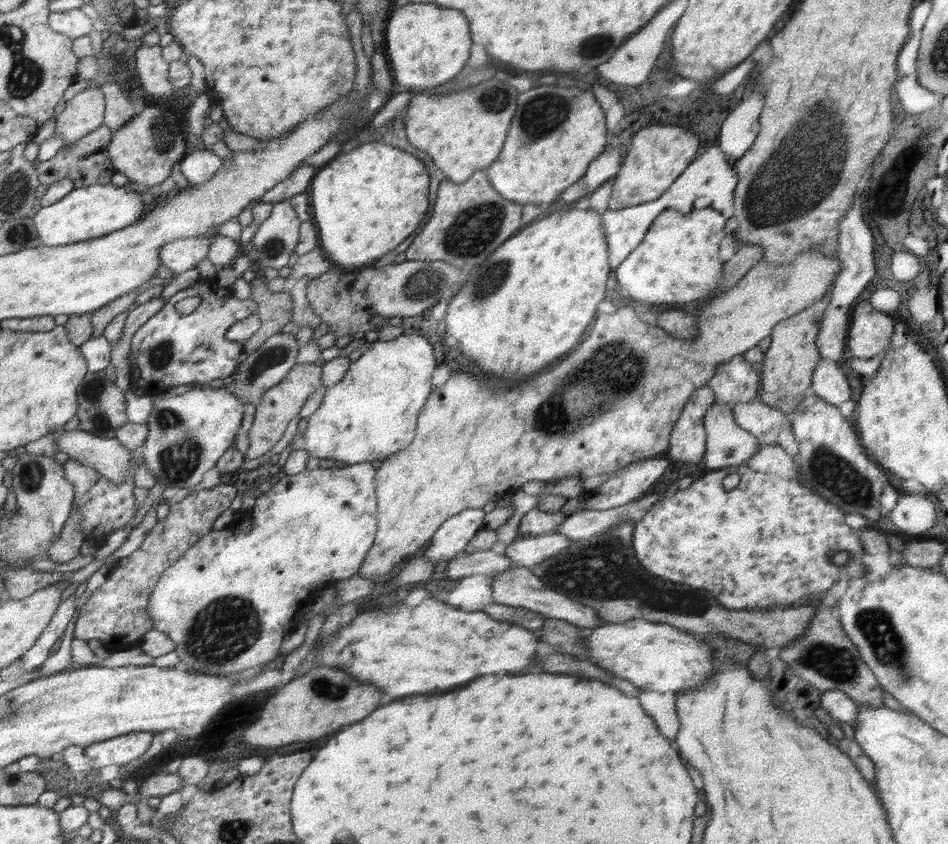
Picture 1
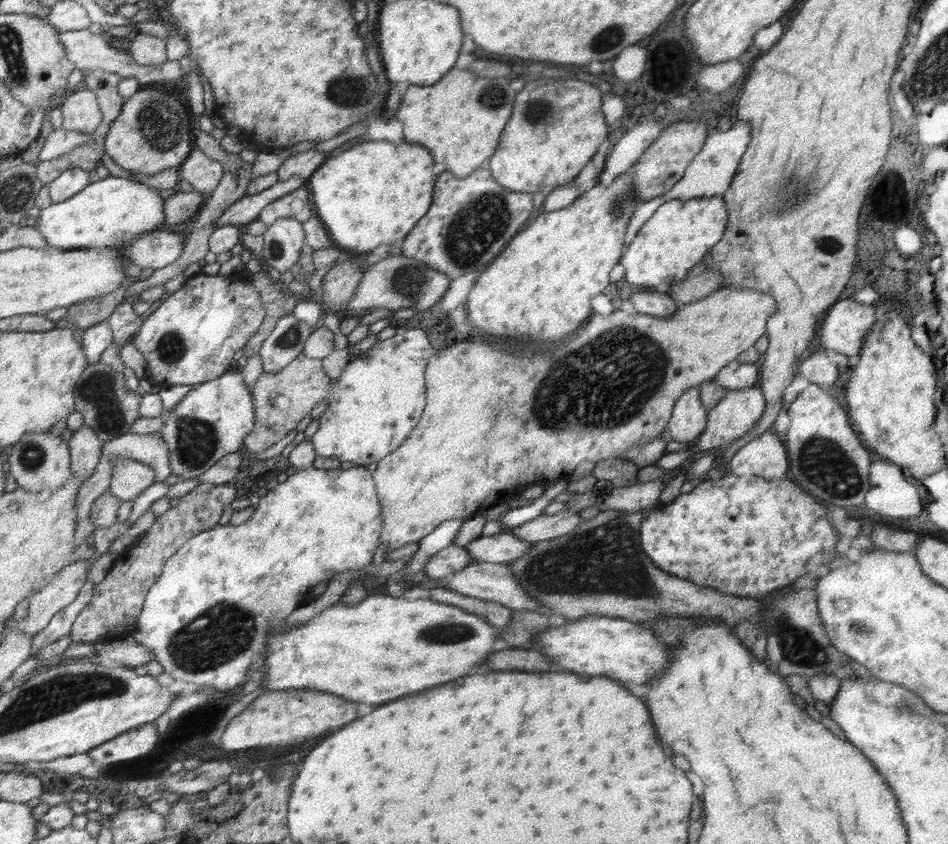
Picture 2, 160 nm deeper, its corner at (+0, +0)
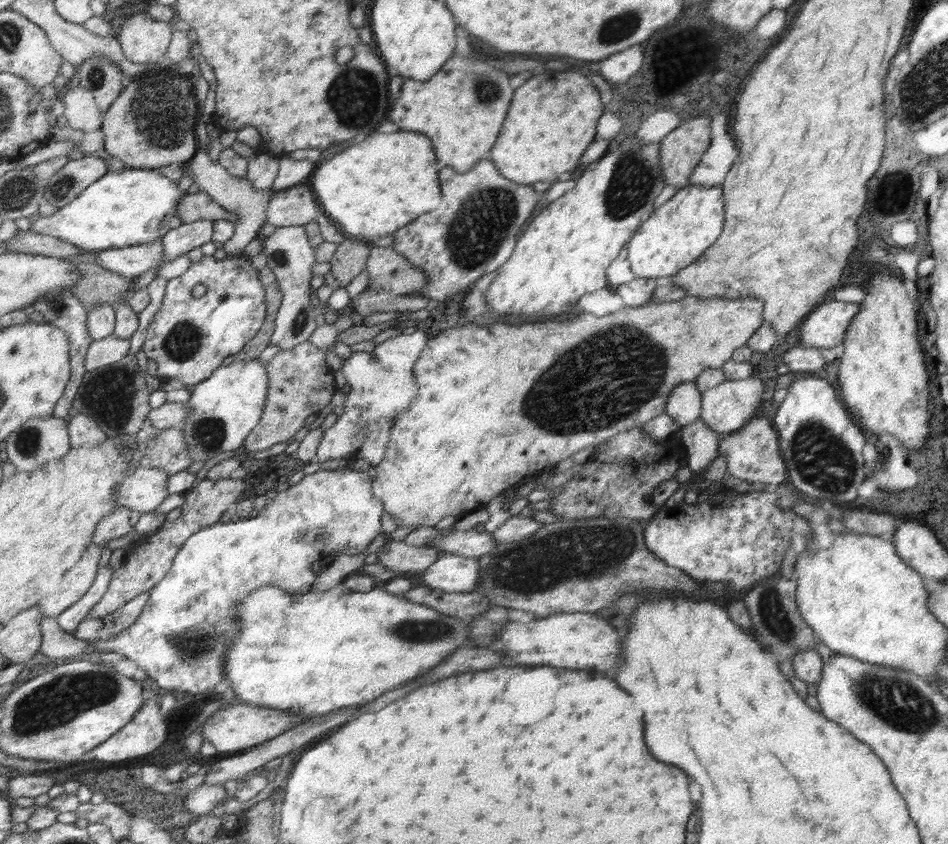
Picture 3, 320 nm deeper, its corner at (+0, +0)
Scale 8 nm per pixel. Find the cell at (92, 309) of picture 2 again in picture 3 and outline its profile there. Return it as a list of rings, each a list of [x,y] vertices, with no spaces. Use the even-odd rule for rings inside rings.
[[[78,262],[76,267],[82,273],[78,284],[71,288],[71,294],[79,298],[86,306],[86,310],[100,303],[117,306],[126,300],[125,294],[129,293],[134,276],[122,276],[110,272],[94,264]]]

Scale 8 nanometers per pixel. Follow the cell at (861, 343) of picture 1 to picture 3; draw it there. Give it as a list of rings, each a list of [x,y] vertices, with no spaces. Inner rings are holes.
[[[828,300],[819,304],[798,327],[805,347],[834,348],[844,340],[848,325],[859,313],[857,302]]]

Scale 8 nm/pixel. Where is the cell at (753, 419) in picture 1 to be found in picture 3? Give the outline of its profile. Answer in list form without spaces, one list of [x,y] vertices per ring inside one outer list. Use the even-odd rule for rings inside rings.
[[[748,377],[740,380],[725,380],[718,386],[713,386],[702,392],[702,414],[701,420],[706,426],[709,426],[717,437],[734,433],[735,430],[742,428],[744,424],[754,417],[759,407],[762,407],[762,393],[764,392],[764,383],[758,378]]]

